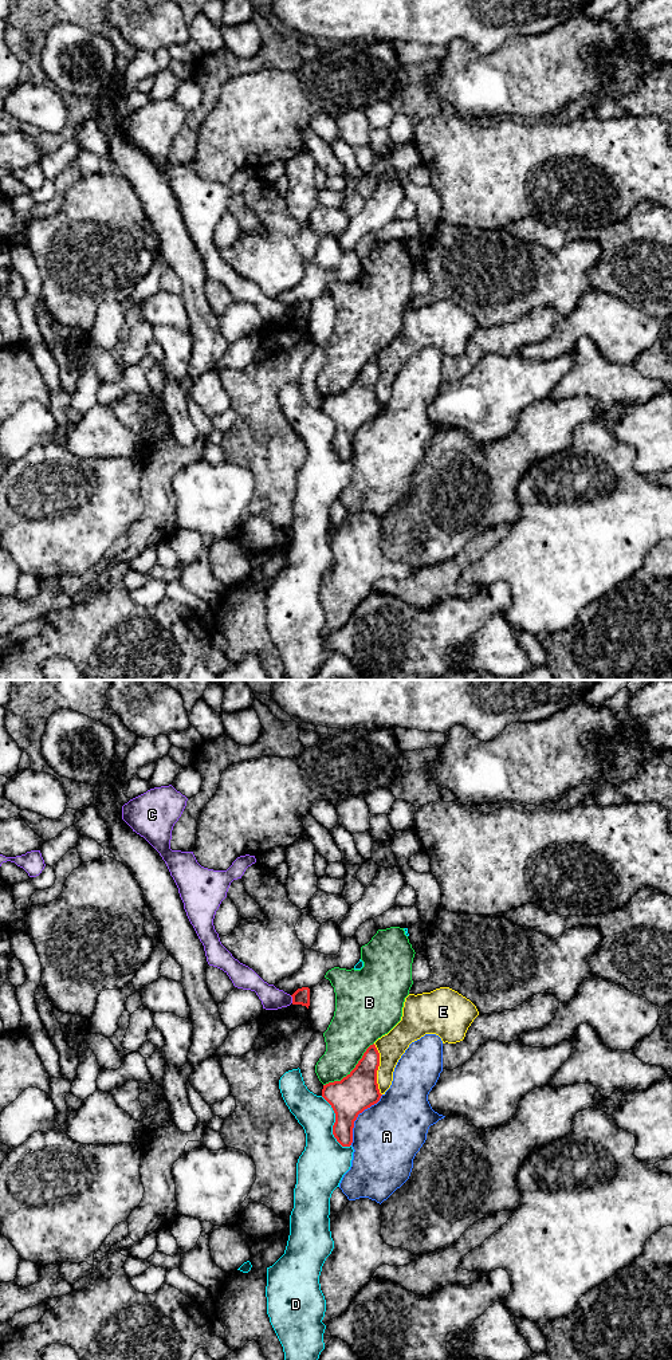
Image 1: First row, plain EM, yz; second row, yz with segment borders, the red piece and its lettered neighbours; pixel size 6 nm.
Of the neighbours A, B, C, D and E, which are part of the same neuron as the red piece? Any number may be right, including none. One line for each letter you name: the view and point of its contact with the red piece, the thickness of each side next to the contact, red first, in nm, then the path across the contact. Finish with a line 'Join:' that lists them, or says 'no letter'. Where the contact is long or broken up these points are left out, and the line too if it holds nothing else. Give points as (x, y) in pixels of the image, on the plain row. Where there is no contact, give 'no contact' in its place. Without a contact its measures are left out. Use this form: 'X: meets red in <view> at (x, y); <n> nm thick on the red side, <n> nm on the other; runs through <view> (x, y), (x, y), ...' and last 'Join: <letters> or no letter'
Join: no letter

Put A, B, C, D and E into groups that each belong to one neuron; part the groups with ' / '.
A / B / C / D / E

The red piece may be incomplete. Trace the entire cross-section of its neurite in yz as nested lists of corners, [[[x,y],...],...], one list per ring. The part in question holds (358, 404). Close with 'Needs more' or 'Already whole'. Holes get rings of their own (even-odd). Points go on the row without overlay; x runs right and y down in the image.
[[[373,357],[346,390],[323,398],[322,410],[335,427],[333,448],[342,460],[351,459],[358,428],[377,417],[382,409],[377,397],[378,380],[380,366]]]. Already whole

